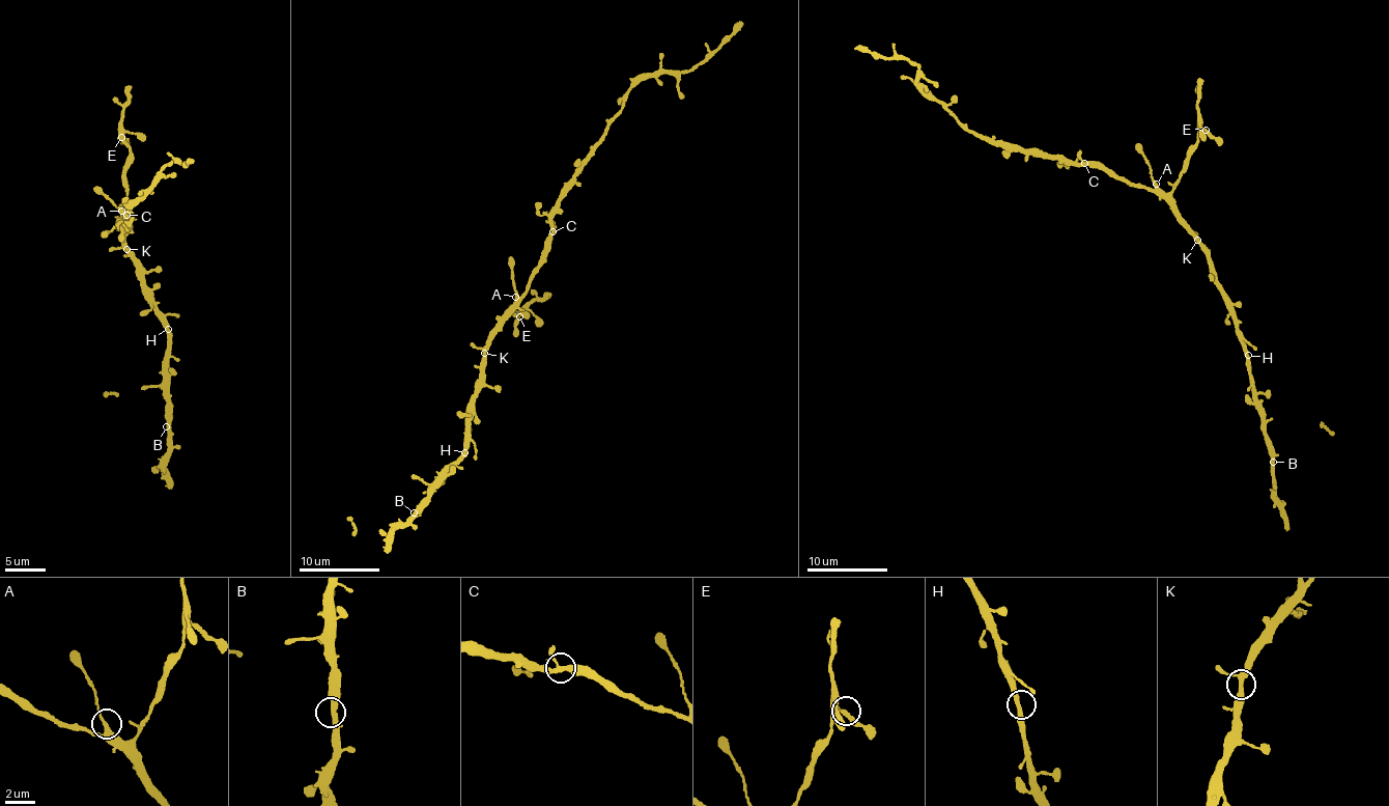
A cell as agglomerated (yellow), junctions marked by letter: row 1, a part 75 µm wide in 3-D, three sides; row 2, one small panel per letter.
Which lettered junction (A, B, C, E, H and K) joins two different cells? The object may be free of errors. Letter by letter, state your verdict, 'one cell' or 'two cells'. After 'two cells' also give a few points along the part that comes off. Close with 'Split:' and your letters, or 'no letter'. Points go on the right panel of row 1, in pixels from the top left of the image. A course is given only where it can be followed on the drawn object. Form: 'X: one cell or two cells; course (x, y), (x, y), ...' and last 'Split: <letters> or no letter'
A: one cell
B: one cell
C: one cell
E: one cell
H: one cell
K: one cell
Split: no letter

